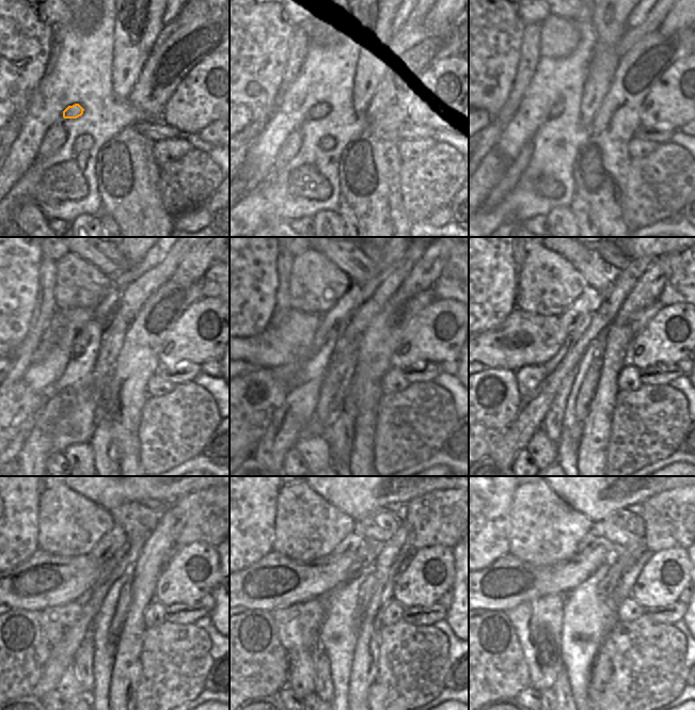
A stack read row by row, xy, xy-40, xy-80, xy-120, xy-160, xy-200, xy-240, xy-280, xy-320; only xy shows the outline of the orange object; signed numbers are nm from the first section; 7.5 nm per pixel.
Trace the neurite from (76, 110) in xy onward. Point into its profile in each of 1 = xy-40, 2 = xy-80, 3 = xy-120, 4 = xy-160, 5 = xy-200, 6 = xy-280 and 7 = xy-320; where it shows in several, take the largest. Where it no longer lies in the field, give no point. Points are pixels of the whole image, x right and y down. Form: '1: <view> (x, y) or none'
1: xy-40 (319, 110)
2: xy-80 (556, 110)
3: xy-120 (103, 311)
4: xy-160 (332, 326)
5: xy-200 (572, 321)
6: xy-280 (351, 542)
7: xy-320 (595, 536)

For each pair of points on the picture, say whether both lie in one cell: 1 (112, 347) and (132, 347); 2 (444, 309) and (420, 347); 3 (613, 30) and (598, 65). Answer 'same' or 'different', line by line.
1: different
2: same
3: same

